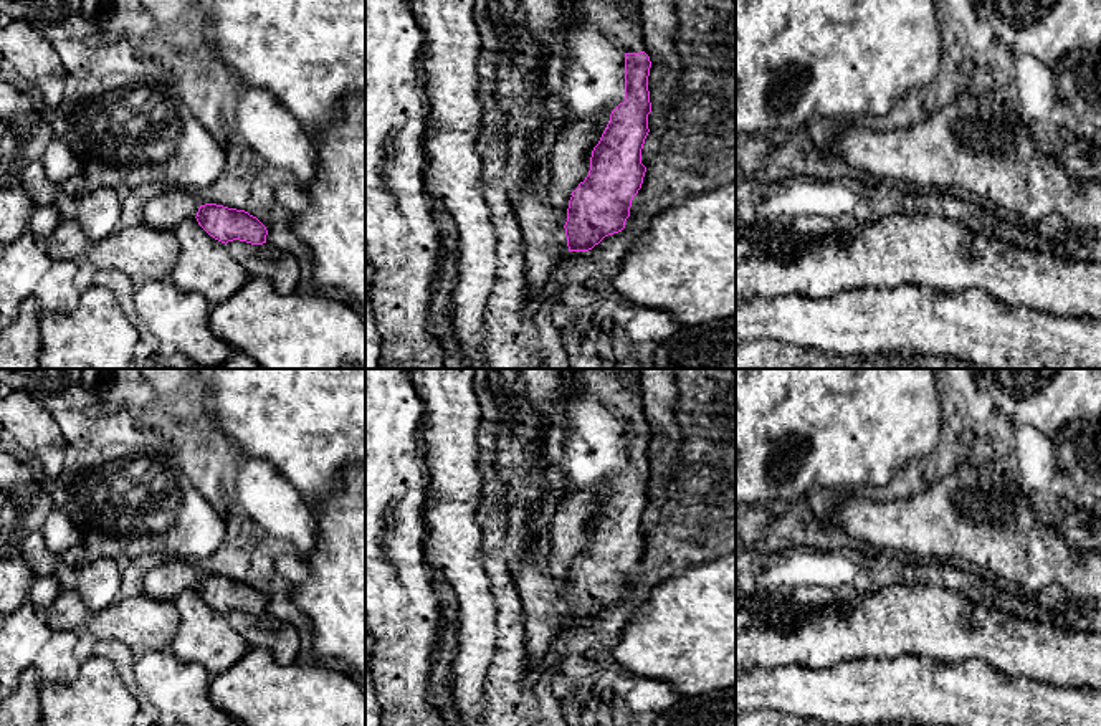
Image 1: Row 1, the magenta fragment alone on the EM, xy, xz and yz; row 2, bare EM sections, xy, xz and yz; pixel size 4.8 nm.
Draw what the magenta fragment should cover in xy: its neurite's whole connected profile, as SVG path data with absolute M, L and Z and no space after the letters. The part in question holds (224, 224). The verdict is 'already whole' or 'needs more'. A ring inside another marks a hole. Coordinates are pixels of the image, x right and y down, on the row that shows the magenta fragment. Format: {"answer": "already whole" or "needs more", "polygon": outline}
{"answer": "needs more", "polygon": "M165 189L144 205L144 223L150 228L174 232L193 217L210 236L225 245L233 240L251 245L266 243L268 230L256 217L217 203L200 205L193 192Z"}

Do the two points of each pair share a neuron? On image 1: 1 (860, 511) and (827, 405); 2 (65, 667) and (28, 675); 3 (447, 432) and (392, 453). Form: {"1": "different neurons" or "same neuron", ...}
{"1": "different neurons", "2": "different neurons", "3": "different neurons"}

